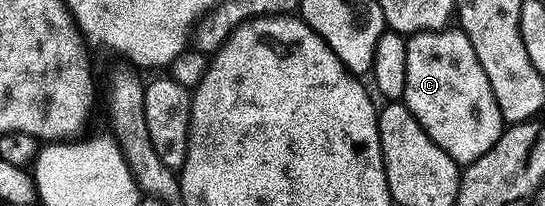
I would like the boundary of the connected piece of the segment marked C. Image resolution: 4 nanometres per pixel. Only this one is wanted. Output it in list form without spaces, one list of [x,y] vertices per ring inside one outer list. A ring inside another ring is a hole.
[[[449,27],[435,33],[413,33],[407,38],[406,47],[406,87],[403,102],[418,119],[418,123],[454,159],[456,164],[466,167],[474,159],[486,155],[494,143],[504,134],[506,122],[502,111],[498,111],[498,99],[494,99],[494,91],[490,91],[490,79],[486,79],[486,71],[482,71],[482,63],[478,63],[478,55],[474,55],[474,47],[470,47],[470,39],[459,28]]]

